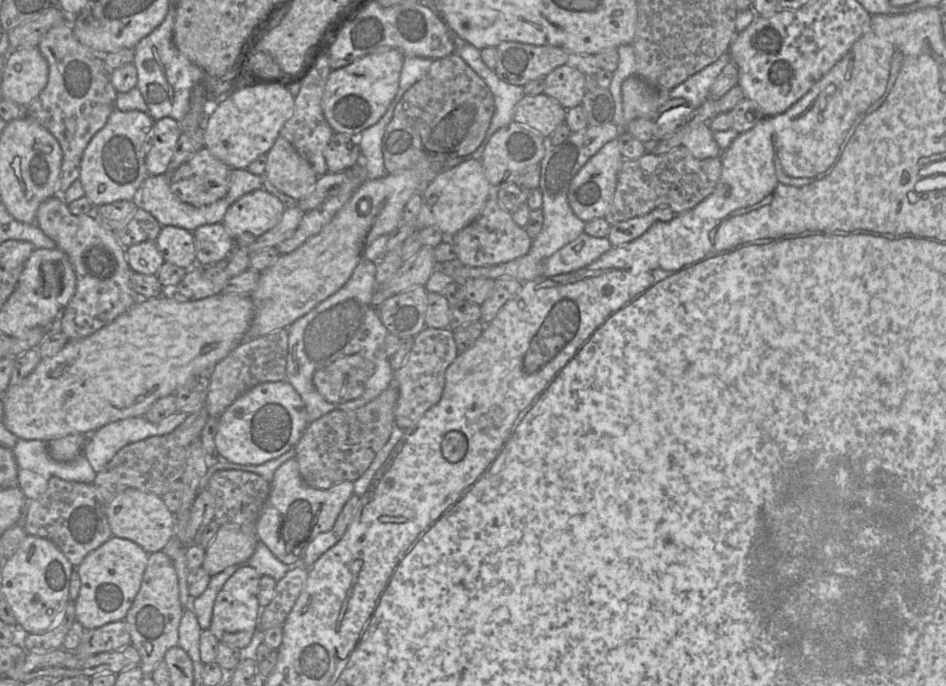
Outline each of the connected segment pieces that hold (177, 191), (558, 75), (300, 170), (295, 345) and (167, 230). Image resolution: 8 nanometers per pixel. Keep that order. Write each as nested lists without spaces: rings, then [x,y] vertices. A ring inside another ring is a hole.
[[[206,147],[198,150],[188,161],[172,170],[170,189],[181,201],[194,206],[204,206],[223,198],[229,190],[231,167],[214,157]]]
[[[561,65],[546,75],[544,94],[556,99],[565,109],[581,105],[586,93],[585,76],[574,67]]]
[[[281,135],[267,153],[264,173],[279,191],[296,200],[305,197],[319,177],[309,161]]]
[[[363,257],[354,269],[349,280],[336,293],[318,304],[308,314],[291,324],[288,331],[288,355],[285,380],[299,394],[306,412],[308,424],[333,410],[352,411],[378,397],[393,381],[394,370],[384,350],[388,330],[381,322],[378,310],[371,303],[372,295],[378,288],[376,262]],[[358,354],[370,360],[375,367],[373,375],[366,383],[363,394],[357,399],[332,404],[327,402],[315,389],[313,374],[335,360]]]
[[[162,226],[155,243],[168,263],[185,270],[196,264],[193,232],[175,226]]]

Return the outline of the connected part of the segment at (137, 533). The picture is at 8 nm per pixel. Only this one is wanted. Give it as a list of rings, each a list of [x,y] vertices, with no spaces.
[[[125,489],[106,504],[105,510],[112,534],[137,543],[149,554],[162,551],[175,535],[175,514],[167,508],[162,497],[155,493]]]

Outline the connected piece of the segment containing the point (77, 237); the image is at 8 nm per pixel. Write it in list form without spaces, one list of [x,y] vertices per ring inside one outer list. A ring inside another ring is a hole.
[[[56,194],[39,205],[35,223],[56,243],[56,247],[67,254],[75,271],[76,289],[74,295],[57,320],[57,329],[61,330],[68,340],[78,340],[93,334],[112,323],[140,300],[130,285],[132,269],[126,259],[126,248],[119,243],[115,233],[101,224],[93,214],[72,214],[62,196]]]

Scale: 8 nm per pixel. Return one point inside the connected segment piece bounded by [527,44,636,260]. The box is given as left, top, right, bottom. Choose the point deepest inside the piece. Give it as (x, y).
(560, 164)

